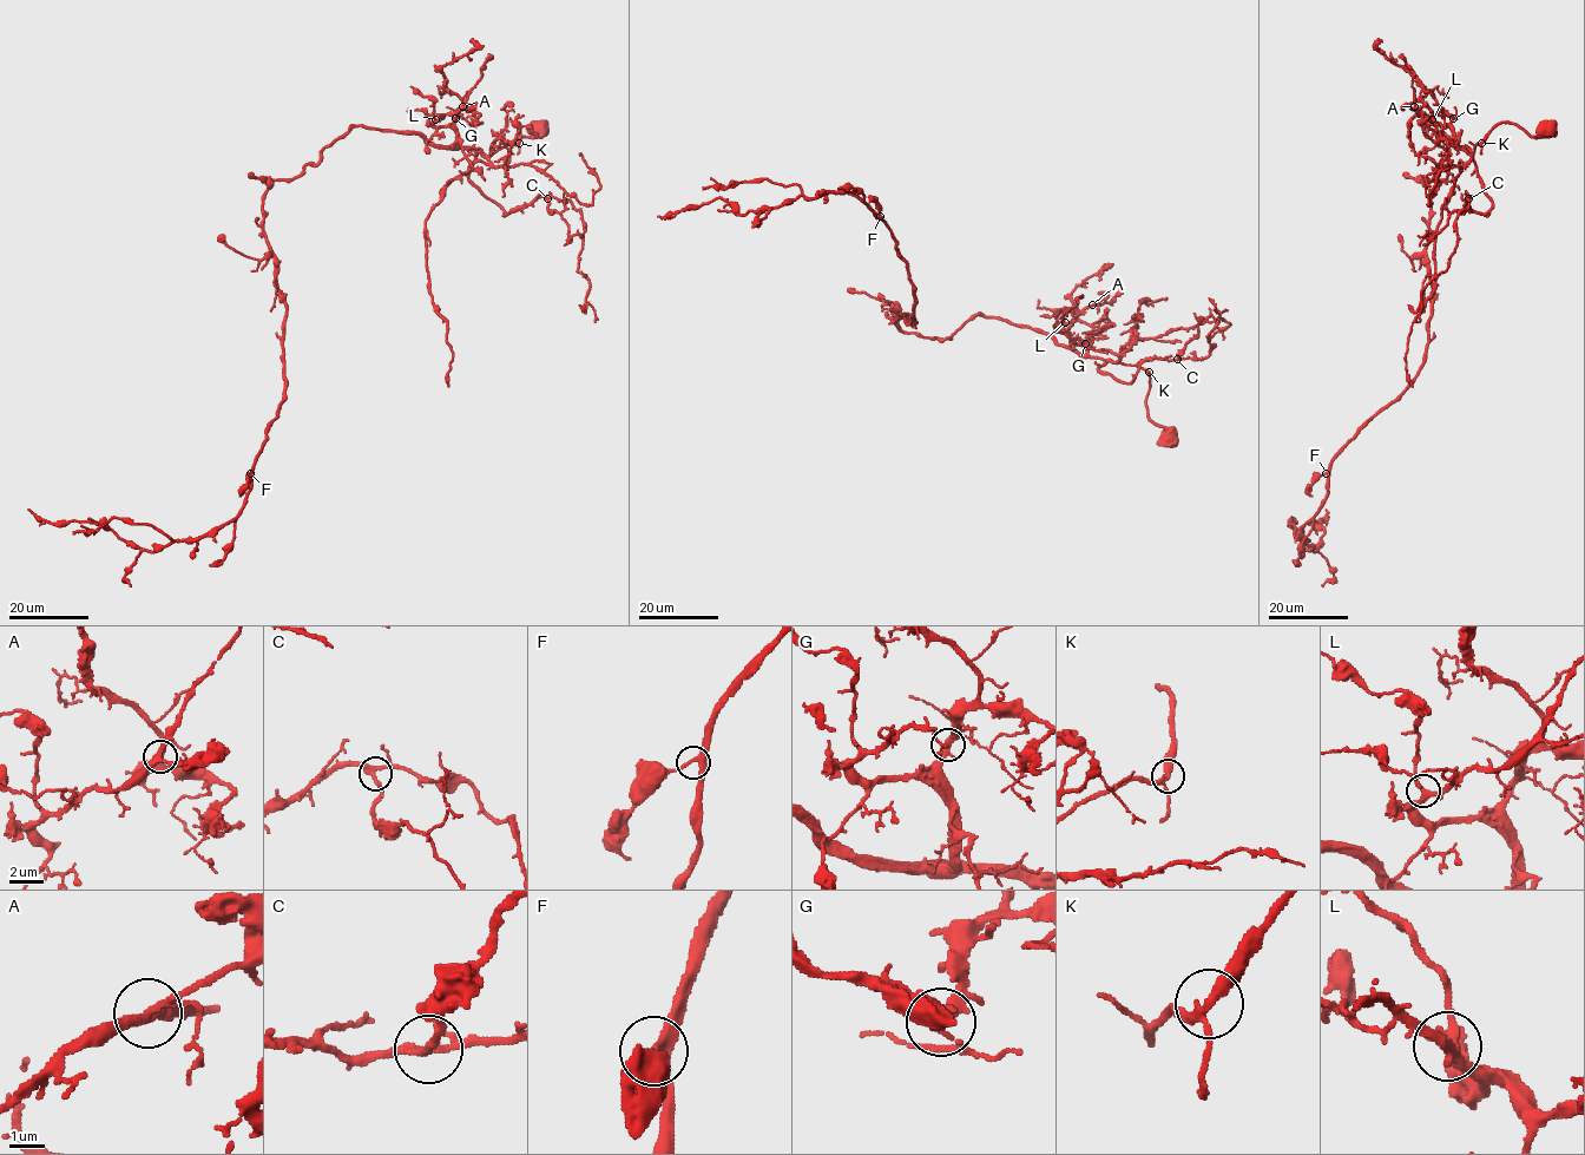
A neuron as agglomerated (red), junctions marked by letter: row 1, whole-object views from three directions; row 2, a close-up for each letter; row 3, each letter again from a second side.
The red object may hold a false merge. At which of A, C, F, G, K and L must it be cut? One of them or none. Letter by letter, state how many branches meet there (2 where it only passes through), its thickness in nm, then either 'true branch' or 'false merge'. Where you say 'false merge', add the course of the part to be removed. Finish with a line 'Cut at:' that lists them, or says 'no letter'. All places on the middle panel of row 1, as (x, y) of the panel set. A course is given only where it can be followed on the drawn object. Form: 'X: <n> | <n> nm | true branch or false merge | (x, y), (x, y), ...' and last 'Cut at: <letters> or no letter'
A: 3 | 240 nm | true branch
C: 3 | 240 nm | true branch
F: 3 | 280 nm | true branch
G: 3 | 240 nm | true branch
K: 3 | 280 nm | true branch
L: 3 | 260 nm | true branch
Cut at: no letter

